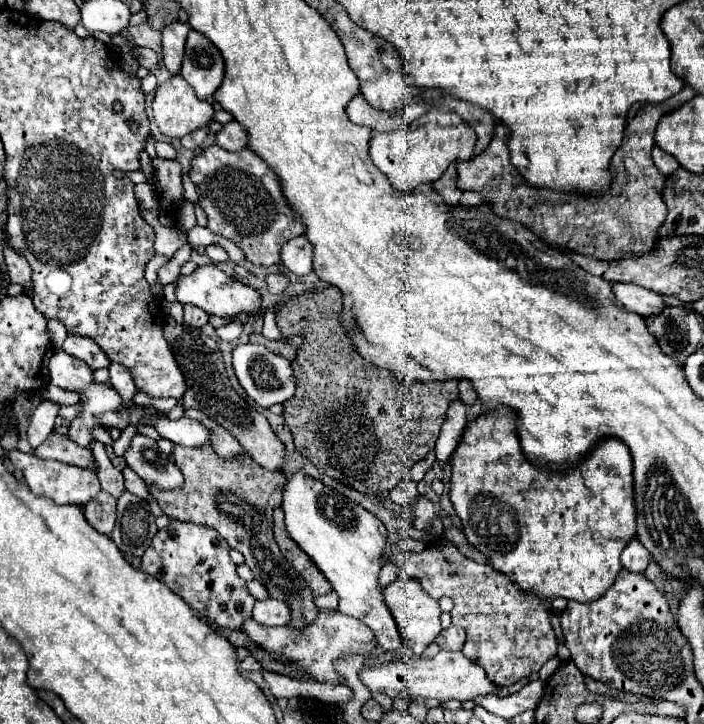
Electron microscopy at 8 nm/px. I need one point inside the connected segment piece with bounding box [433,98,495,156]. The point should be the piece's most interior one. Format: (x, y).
(477, 118)

